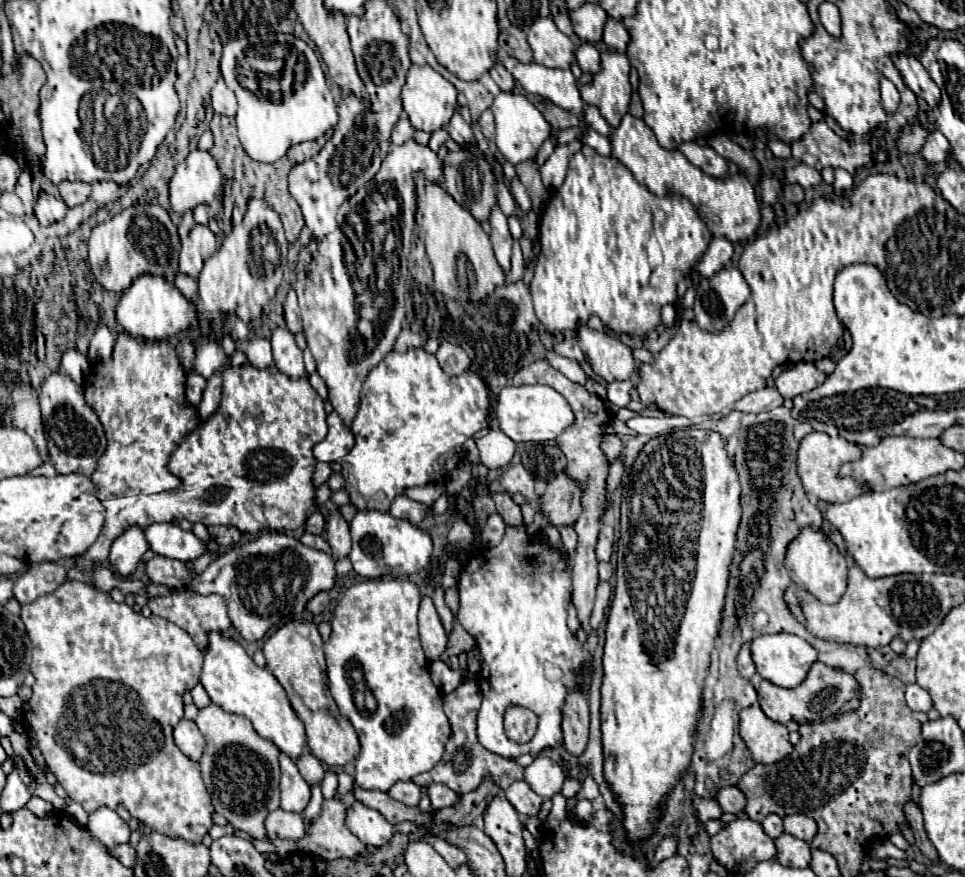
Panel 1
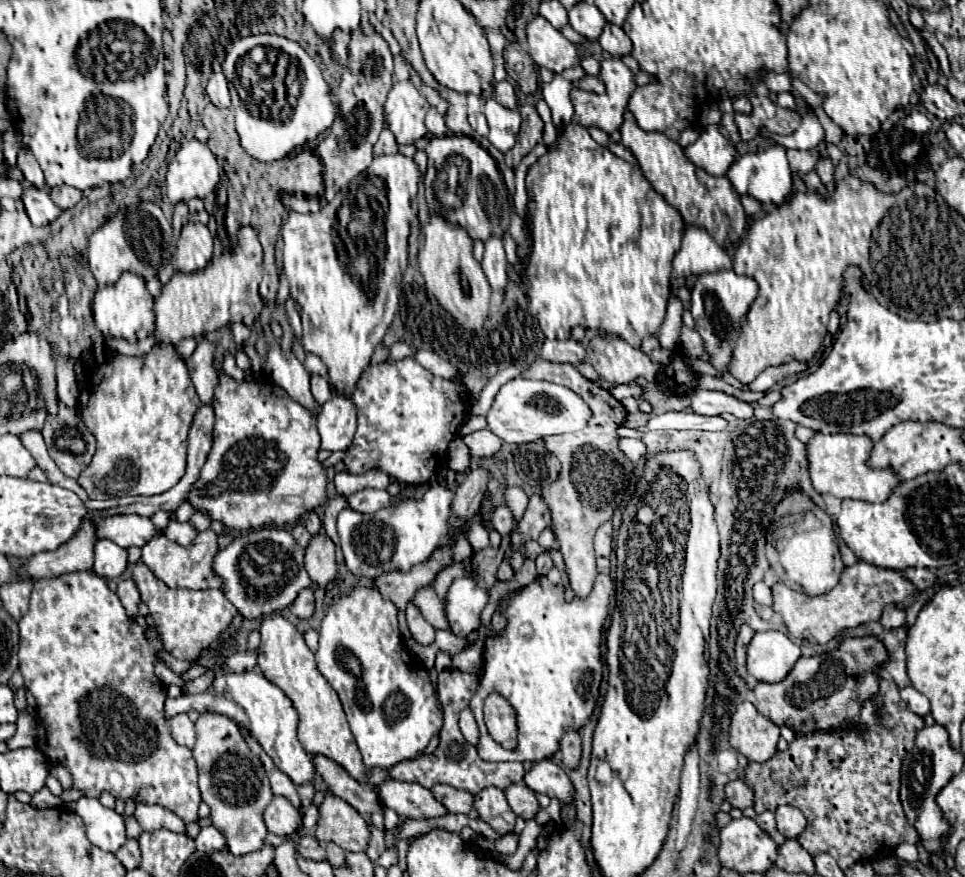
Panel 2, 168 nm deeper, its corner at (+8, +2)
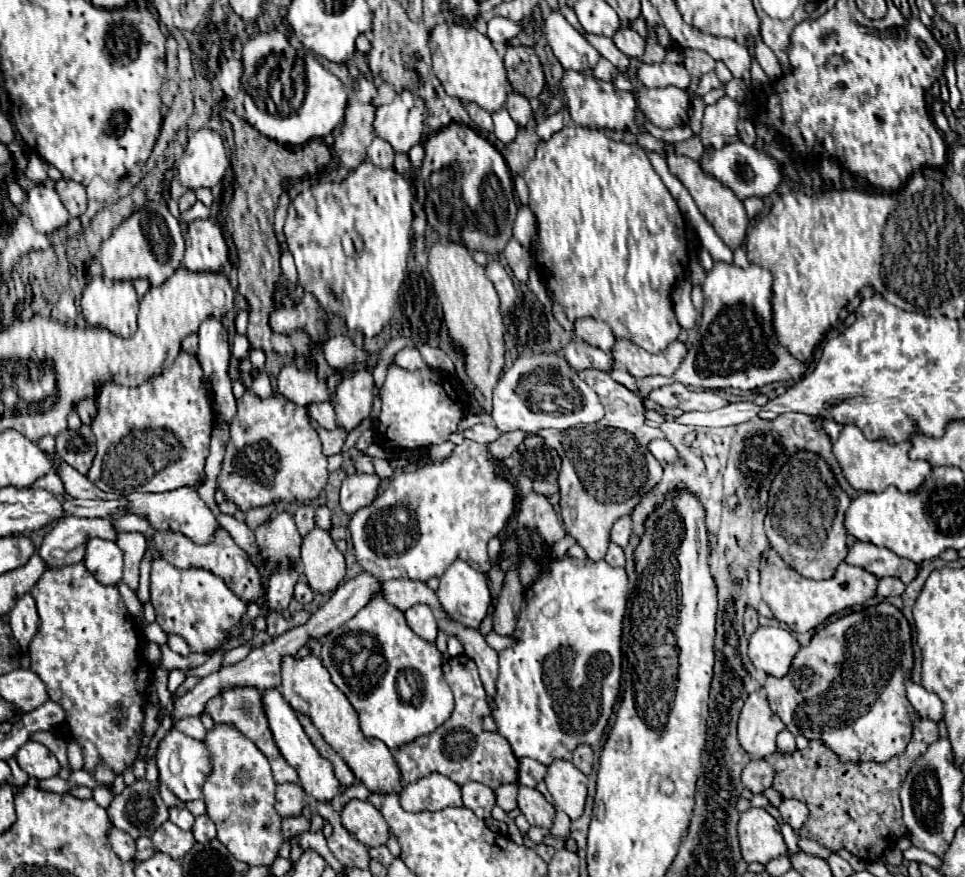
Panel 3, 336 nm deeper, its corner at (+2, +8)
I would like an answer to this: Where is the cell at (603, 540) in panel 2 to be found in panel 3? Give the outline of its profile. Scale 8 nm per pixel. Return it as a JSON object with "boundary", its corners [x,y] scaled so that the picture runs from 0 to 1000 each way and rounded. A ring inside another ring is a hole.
{"boundary":[[[642,590],[636,599],[634,599],[634,605],[632,605],[632,617],[642,621],[642,624],[649,624],[651,621],[651,615],[653,615],[653,590]]]}

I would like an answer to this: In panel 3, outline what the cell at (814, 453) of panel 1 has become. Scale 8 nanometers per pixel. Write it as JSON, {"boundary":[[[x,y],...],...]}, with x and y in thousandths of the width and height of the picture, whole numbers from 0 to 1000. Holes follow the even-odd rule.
{"boundary":[[[875,485],[870,498],[862,505],[862,517],[873,535],[873,542],[887,560],[899,560],[899,562],[916,562],[918,555],[926,553],[933,560],[947,560],[962,537],[966,535],[958,526],[943,526],[941,523],[943,503],[935,505],[920,505],[920,503],[902,503],[893,496],[889,487]]]}

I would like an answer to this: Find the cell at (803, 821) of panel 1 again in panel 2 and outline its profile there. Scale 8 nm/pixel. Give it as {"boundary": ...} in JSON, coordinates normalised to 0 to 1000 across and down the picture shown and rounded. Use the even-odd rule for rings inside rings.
{"boundary":[[[810,918],[804,922],[804,943],[812,954],[825,957],[833,948],[835,934],[827,920]]]}

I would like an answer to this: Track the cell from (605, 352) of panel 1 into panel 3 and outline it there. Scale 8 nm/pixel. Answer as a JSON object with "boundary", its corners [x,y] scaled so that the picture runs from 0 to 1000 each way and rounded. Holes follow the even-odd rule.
{"boundary":[[[638,387],[634,396],[634,407],[636,407],[636,414],[645,416],[659,432],[669,428],[696,430],[705,412],[711,407],[711,396],[709,391],[698,389],[690,396],[690,400],[678,405],[657,393],[653,387]]]}

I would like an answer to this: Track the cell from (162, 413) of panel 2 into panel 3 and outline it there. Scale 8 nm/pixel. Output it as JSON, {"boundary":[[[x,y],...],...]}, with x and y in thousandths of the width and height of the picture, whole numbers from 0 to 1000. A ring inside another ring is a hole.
{"boundary":[[[187,400],[187,405],[182,407],[180,416],[170,423],[168,428],[162,428],[158,432],[153,432],[151,437],[143,439],[143,441],[128,441],[128,439],[122,439],[122,437],[108,437],[102,446],[102,453],[99,453],[99,464],[102,464],[102,471],[95,480],[95,494],[99,496],[99,510],[102,510],[102,517],[97,521],[97,528],[91,537],[91,546],[106,560],[110,562],[118,562],[118,560],[124,560],[126,564],[135,564],[139,560],[143,562],[170,562],[170,560],[180,560],[184,555],[191,555],[191,553],[203,553],[203,542],[207,542],[207,537],[211,535],[211,523],[216,521],[216,512],[218,512],[218,491],[220,491],[220,485],[222,485],[222,469],[220,469],[220,457],[218,457],[218,450],[211,441],[211,428],[209,428],[209,421],[207,421],[207,414],[201,405],[195,405],[193,400]]]}

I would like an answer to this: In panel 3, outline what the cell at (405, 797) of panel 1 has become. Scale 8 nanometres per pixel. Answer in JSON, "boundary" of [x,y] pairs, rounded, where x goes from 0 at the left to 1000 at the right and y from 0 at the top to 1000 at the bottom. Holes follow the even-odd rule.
{"boundary":[[[446,881],[429,893],[419,893],[412,911],[421,925],[456,925],[479,918],[477,897],[456,881]]]}

